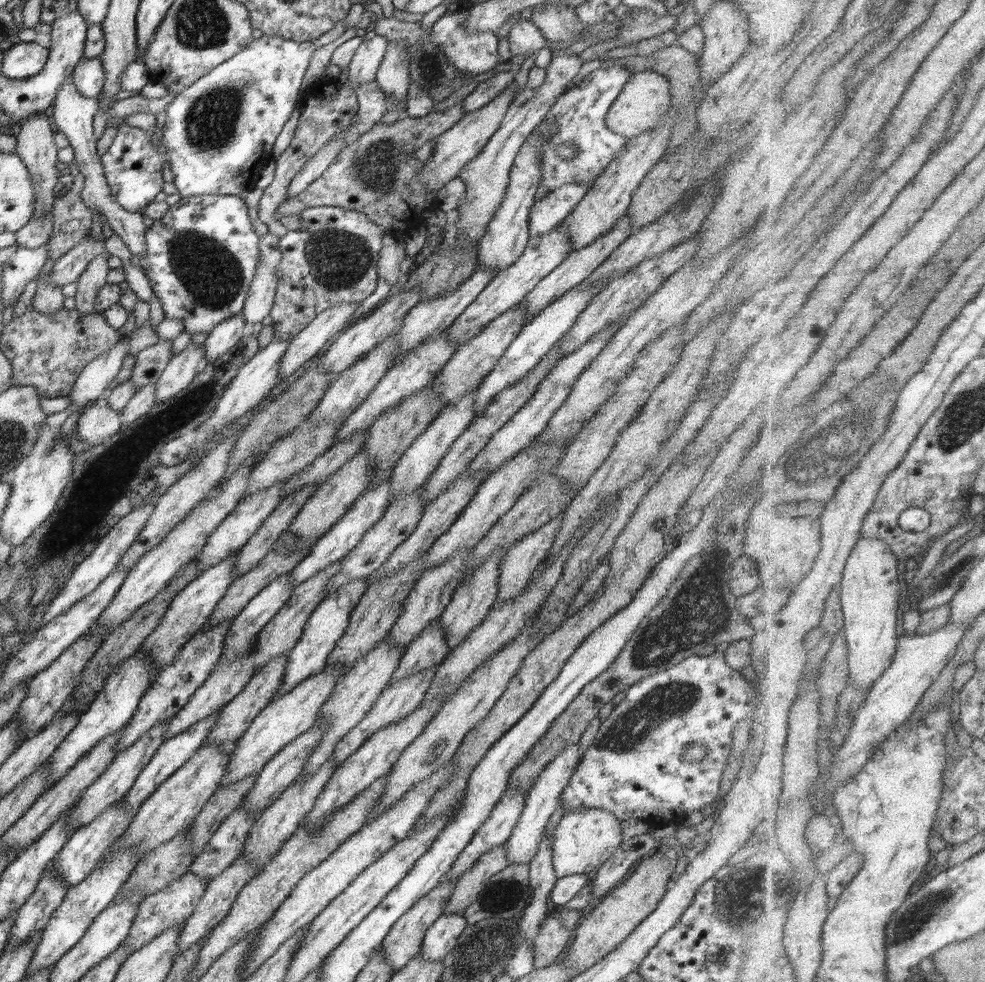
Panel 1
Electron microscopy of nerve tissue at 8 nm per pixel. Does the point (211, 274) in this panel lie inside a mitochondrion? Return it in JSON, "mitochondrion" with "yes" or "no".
{"mitochondrion":"yes"}

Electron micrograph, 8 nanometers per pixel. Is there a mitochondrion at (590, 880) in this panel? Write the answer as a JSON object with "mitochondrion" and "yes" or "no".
{"mitochondrion":"no"}

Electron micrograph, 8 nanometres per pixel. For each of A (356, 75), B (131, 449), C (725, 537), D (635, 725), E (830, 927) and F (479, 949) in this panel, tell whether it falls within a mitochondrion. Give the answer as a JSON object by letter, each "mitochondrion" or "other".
{"A":"other","B":"other","C":"other","D":"mitochondrion","E":"other","F":"mitochondrion"}

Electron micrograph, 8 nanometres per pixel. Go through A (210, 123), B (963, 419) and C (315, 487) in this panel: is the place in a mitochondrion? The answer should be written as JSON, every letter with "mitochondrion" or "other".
{"A":"mitochondrion","B":"mitochondrion","C":"other"}

